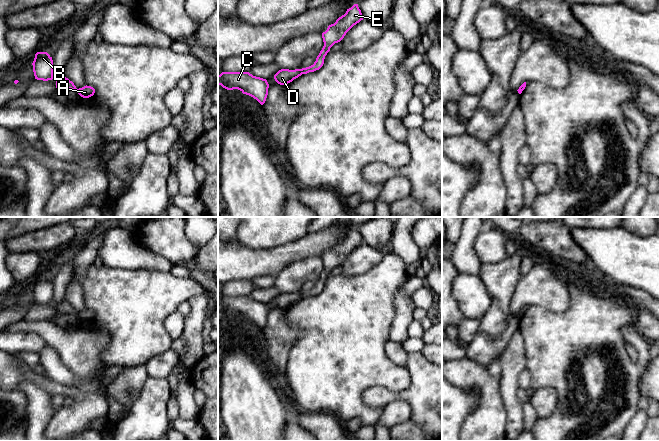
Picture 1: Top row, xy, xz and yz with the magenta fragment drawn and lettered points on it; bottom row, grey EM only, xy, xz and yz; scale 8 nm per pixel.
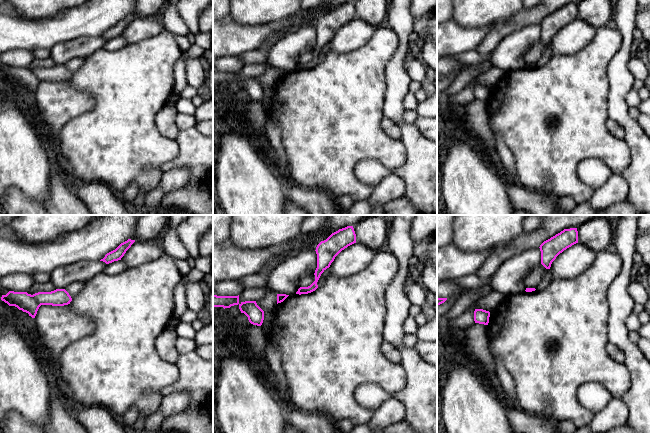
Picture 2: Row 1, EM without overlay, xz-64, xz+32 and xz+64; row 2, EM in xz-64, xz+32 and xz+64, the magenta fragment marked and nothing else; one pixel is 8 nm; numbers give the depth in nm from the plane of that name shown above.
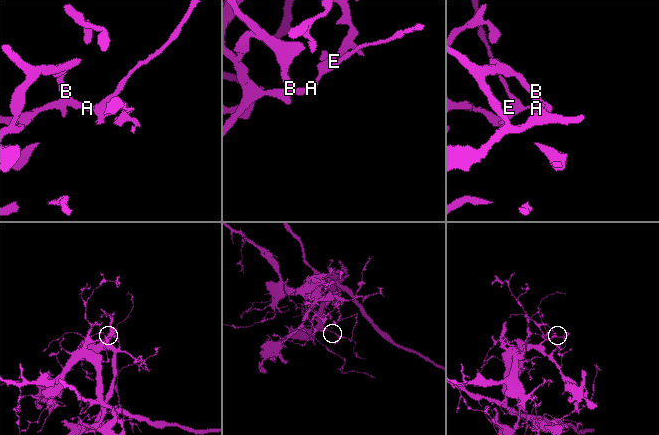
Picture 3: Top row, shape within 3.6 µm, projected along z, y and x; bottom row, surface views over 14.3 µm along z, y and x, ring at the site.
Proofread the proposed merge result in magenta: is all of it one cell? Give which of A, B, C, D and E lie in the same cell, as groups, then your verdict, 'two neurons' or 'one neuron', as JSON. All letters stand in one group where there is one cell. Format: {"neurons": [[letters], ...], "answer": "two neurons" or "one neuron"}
{"neurons": [["A", "E"], ["B", "C", "D"]], "answer": "two neurons"}

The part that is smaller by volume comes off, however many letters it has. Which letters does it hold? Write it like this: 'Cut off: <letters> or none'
Cut off: A, E

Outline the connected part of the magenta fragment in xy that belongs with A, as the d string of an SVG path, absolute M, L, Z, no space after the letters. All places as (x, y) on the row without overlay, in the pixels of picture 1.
M84 310L76 314L77 317L83 322L89 322L94 319L95 313L91 310Z

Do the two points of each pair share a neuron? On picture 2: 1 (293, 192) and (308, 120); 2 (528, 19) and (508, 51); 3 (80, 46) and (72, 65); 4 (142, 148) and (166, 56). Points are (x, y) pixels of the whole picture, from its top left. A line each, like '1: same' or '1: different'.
1: different
2: different
3: different
4: same

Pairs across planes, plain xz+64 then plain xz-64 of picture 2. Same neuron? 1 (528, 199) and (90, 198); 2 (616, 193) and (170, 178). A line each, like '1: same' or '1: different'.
1: same
2: same

